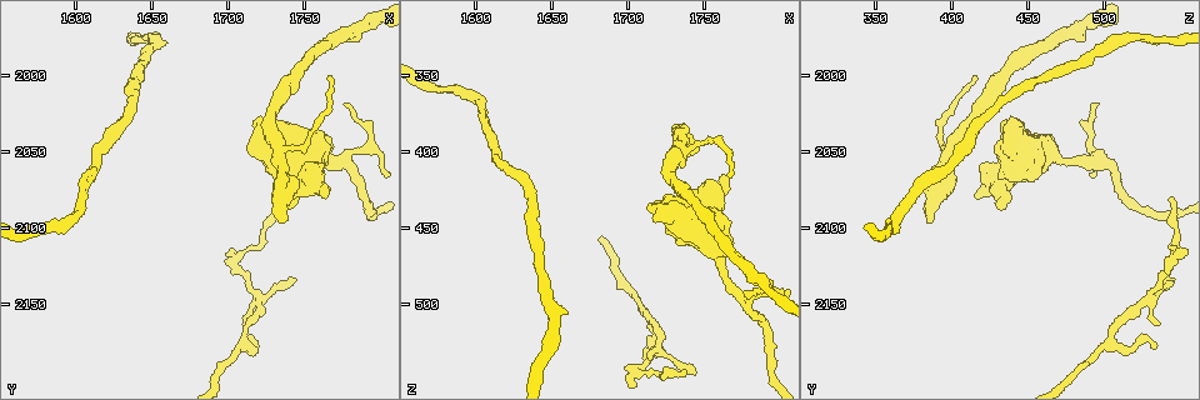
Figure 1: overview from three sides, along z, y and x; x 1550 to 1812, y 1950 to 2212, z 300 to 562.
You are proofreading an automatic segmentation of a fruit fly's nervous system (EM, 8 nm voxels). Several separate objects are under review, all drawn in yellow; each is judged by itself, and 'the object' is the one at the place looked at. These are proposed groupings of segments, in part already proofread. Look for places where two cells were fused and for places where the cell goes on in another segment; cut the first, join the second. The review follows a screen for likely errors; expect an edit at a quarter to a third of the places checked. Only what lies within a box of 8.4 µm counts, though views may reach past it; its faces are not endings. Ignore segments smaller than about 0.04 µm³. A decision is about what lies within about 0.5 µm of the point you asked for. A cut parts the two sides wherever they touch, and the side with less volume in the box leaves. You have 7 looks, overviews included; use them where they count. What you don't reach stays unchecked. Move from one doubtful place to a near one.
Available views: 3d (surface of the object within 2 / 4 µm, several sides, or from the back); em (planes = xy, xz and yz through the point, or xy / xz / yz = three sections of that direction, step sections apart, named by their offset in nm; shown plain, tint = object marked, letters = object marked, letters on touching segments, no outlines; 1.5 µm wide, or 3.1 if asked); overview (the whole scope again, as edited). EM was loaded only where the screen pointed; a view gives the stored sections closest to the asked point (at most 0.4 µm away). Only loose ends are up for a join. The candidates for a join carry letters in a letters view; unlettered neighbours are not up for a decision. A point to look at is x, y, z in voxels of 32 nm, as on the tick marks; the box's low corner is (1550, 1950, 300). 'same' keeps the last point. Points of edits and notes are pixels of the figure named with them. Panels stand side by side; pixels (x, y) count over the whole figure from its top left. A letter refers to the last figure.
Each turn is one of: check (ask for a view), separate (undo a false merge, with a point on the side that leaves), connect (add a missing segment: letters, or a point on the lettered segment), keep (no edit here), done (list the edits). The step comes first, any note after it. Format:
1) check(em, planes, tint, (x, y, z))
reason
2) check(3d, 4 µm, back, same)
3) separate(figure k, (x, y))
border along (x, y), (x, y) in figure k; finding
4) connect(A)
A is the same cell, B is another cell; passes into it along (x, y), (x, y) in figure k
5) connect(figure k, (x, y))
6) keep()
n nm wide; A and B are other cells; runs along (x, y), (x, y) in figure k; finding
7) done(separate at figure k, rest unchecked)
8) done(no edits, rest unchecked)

check(3d, 4 µm, (1778, 2018, 496))
free end

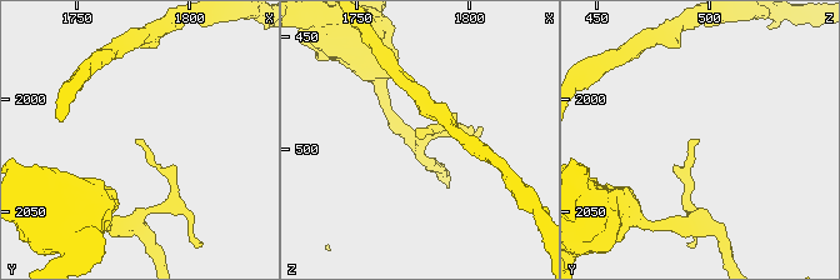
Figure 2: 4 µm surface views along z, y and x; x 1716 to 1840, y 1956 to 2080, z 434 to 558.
check(em, xy, step 8, letters, (1777, 2018, 495))
shape alone is not enough

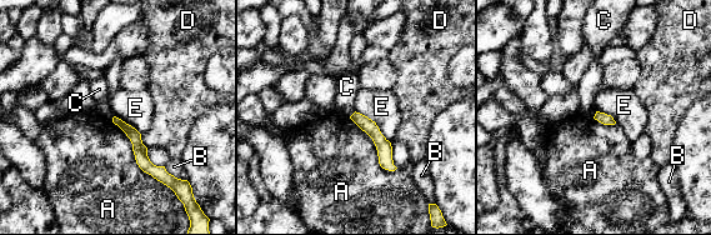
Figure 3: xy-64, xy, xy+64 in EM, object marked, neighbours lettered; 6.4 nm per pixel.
keep()
A touches over 550 nm; A, B, C, D and E are other cells; none of them fits

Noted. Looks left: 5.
check(em, planes, letters, (1734, 2096, 382))
branch stops here

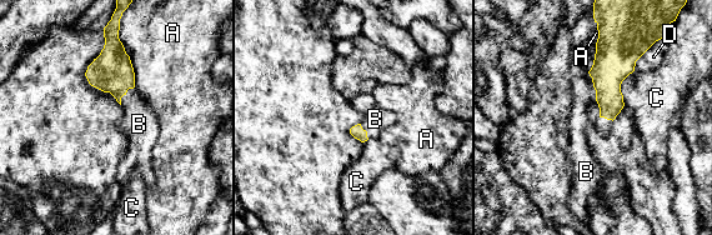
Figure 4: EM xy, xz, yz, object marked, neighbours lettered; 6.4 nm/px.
connect(B)
B is the same cell, A, C and D are other cells; passes into it along (616, 55), (593, 86), (583, 93) in figure 4; the cell continues

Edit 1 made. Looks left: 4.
check(3d, 2 µm, (1738, 2080, 542))
thin end

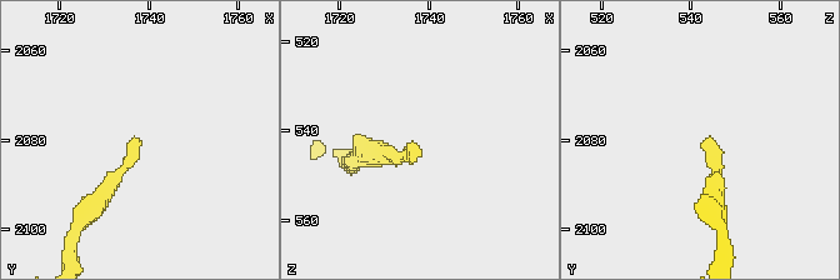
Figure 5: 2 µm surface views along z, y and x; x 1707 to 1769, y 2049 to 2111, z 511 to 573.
check(em, planes, letters, (1737, 2080, 544))

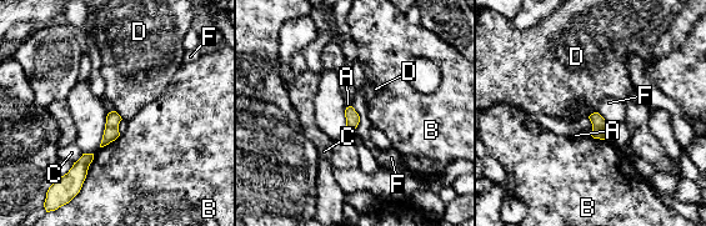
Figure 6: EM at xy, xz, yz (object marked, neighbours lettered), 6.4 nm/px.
keep()
A, B, C, D and F are other cells; border along (114, 110), (123, 119) in figure 6; none of them fits

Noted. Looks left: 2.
done(connect at figure 4, rest unchecked)

